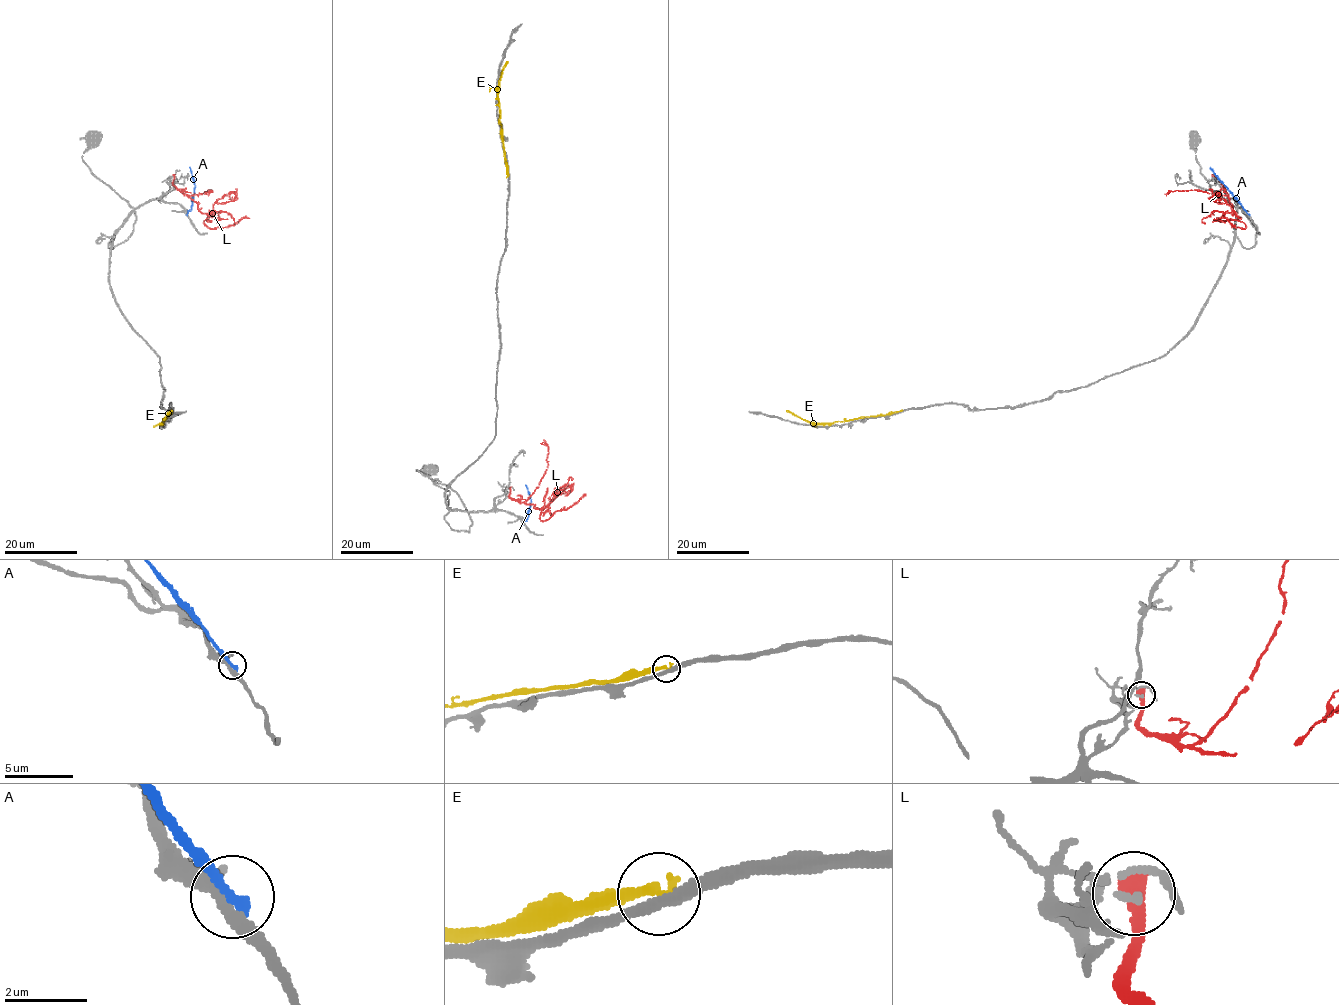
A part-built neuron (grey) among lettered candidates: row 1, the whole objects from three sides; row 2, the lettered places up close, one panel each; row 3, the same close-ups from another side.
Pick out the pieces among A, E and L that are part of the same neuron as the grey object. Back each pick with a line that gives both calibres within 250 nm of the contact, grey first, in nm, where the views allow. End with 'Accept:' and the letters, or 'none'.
Accept: none

